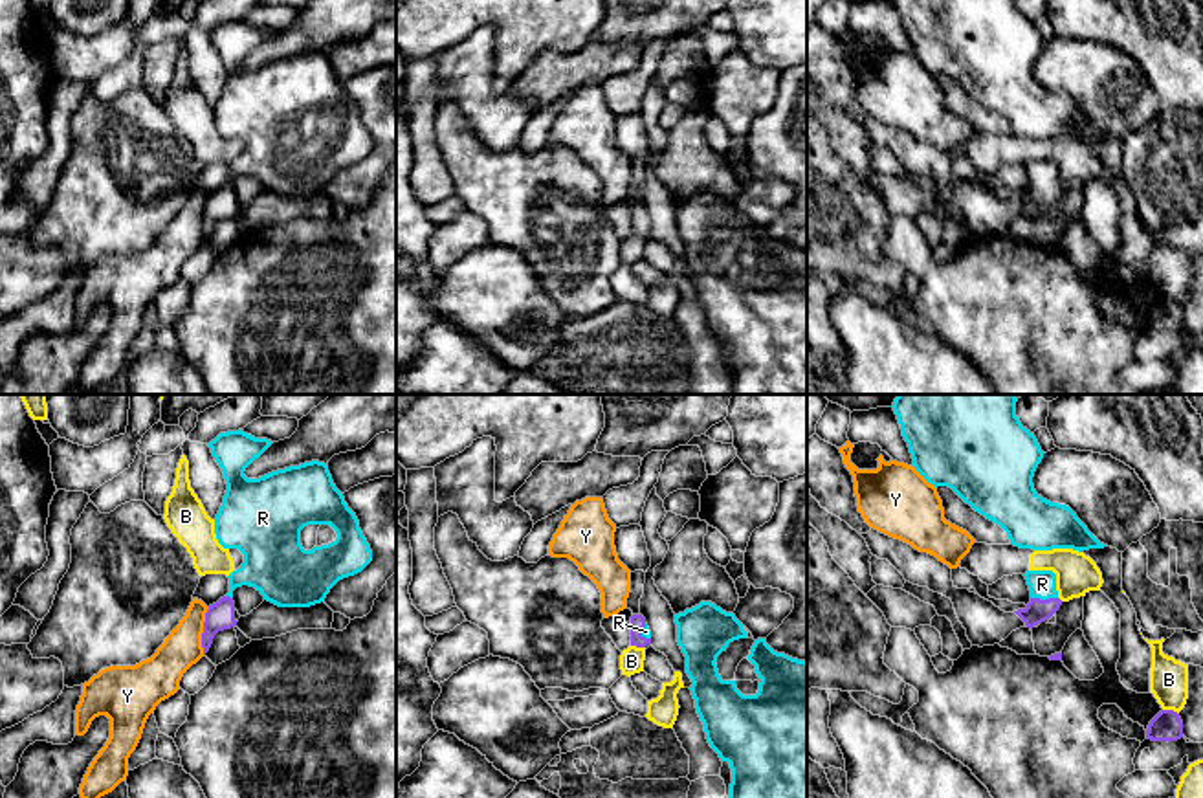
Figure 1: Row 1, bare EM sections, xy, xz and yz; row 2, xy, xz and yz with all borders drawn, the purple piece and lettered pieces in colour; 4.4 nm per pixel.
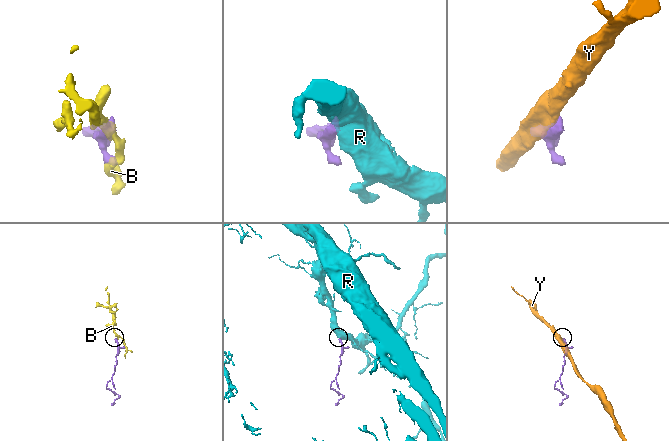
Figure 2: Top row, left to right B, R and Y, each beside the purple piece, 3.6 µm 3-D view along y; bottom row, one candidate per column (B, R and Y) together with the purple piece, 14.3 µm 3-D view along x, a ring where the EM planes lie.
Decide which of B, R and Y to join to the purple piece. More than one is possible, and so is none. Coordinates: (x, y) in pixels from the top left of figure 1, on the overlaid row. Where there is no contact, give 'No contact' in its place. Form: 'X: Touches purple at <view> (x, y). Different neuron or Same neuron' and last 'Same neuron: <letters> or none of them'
B: Touches purple at yz (1170, 710). Different neuron
R: Touches purple at yz (1044, 600). Same neuron
Y: Touches purple at xy (204, 631). Different neuron
Same neuron: R

